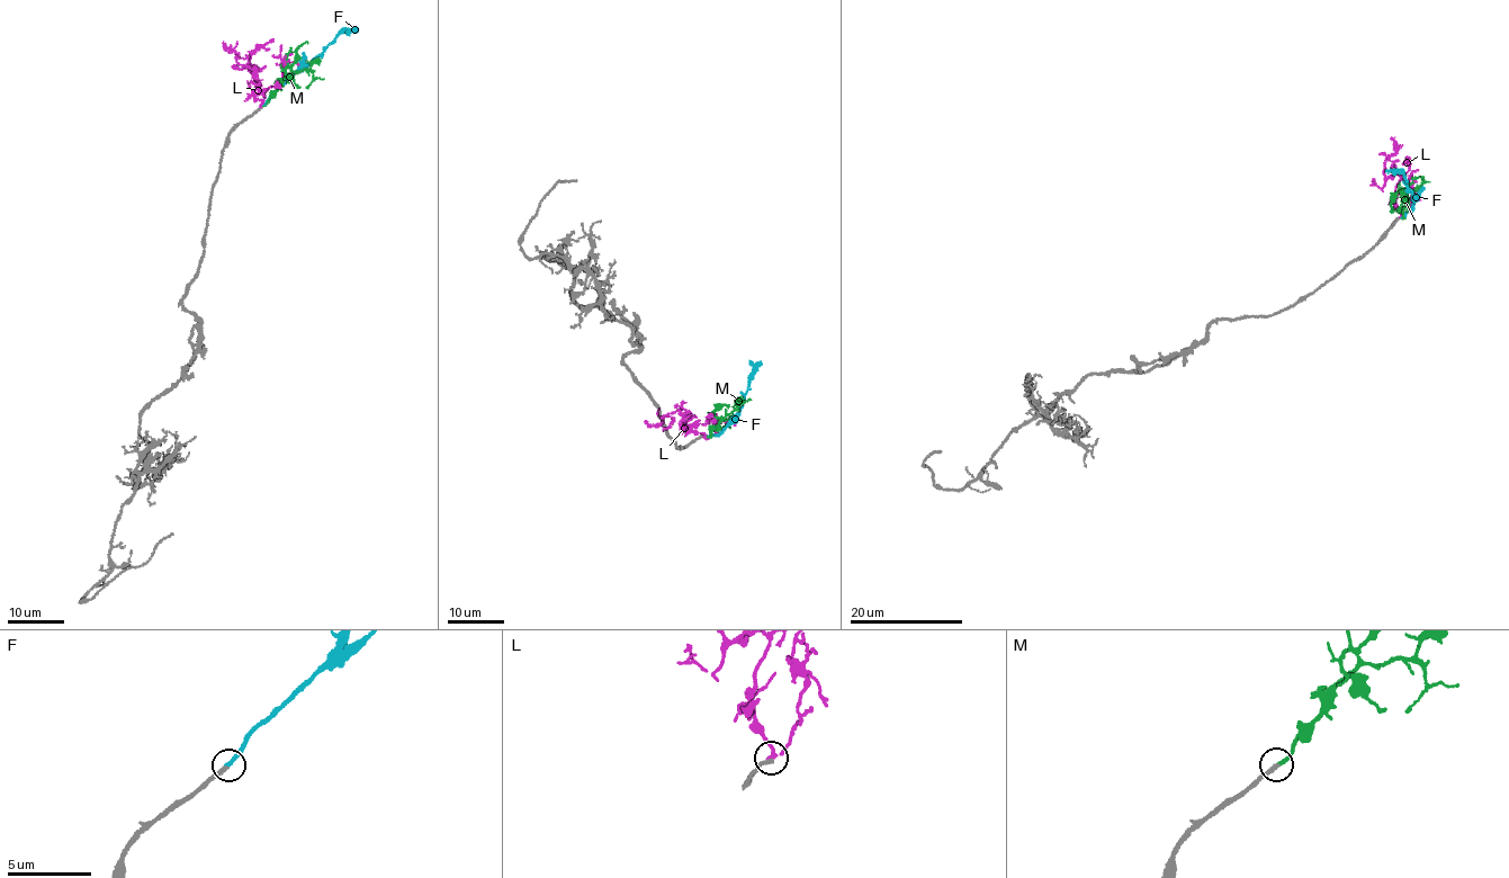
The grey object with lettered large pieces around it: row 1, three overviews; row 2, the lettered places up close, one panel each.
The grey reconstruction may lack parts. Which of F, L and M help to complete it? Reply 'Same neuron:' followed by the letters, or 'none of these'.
Same neuron: F

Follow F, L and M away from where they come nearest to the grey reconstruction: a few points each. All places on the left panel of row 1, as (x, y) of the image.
F: (263, 105), (342, 33), (348, 30), (347, 35)
L: (261, 105), (253, 91), (252, 65), (254, 72), (237, 56), (246, 59), (245, 66), (232, 65)
M: (263, 106), (285, 77), (295, 72), (304, 70), (313, 74), (308, 88)

